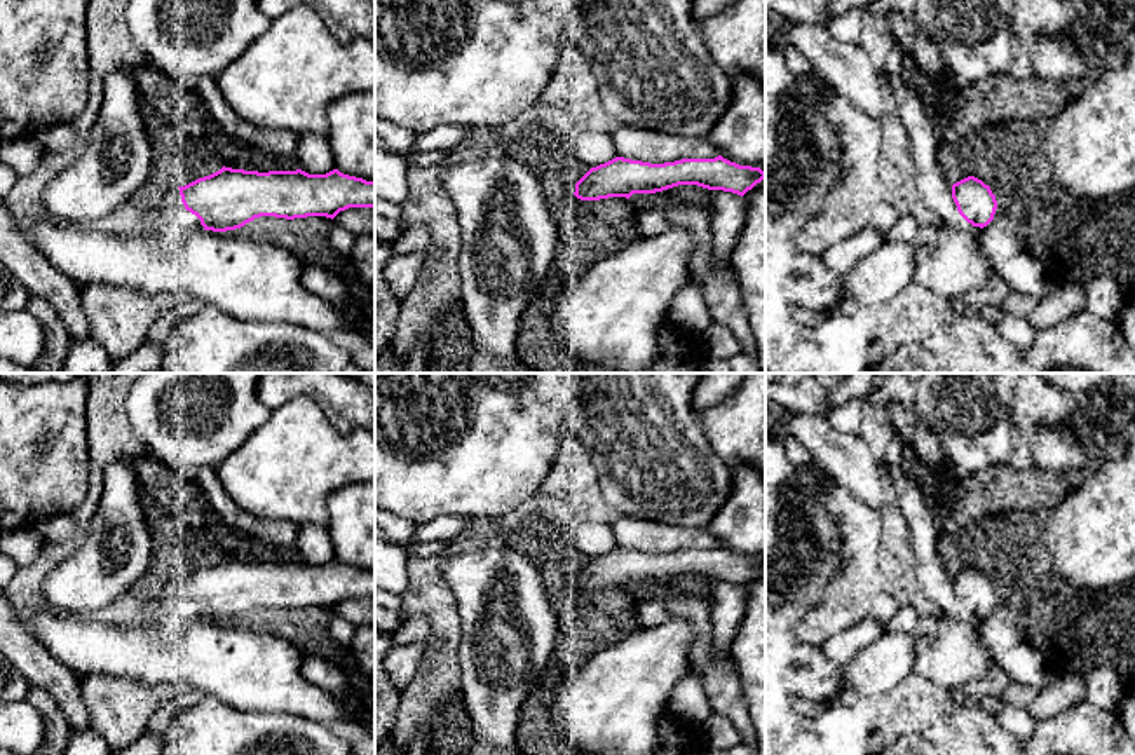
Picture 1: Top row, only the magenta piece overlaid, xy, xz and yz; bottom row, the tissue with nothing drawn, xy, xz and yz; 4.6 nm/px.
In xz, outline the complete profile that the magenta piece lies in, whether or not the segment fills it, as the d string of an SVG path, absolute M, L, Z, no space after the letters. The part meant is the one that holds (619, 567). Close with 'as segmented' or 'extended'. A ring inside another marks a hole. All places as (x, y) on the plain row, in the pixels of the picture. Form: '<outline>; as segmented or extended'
M615 548L591 558L577 574L574 586L581 591L626 588L633 584L656 584L678 575L697 575L708 581L724 581L744 586L765 570L760 558L739 556L724 549L682 549L650 554Z; as segmented

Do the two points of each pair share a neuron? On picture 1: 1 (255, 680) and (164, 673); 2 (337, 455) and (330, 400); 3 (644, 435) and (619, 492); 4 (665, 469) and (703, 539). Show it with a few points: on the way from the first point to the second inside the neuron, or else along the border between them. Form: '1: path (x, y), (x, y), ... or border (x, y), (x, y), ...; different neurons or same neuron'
1: path (232, 673), (187, 673); same neuron
2: border (304, 396), (318, 403), (335, 429), (356, 429); different neurons
3: path (644, 448), (644, 468), (633, 478); same neuron
4: border (656, 522), (703, 527); different neurons

